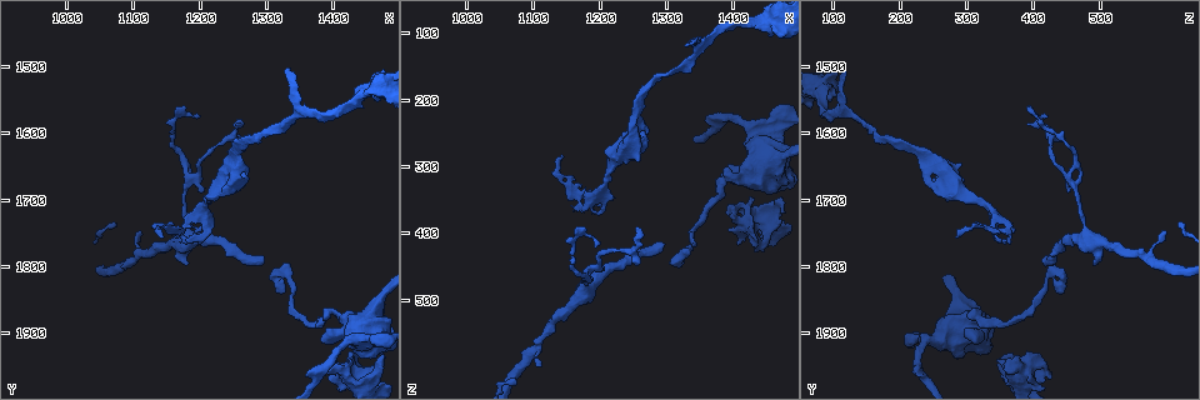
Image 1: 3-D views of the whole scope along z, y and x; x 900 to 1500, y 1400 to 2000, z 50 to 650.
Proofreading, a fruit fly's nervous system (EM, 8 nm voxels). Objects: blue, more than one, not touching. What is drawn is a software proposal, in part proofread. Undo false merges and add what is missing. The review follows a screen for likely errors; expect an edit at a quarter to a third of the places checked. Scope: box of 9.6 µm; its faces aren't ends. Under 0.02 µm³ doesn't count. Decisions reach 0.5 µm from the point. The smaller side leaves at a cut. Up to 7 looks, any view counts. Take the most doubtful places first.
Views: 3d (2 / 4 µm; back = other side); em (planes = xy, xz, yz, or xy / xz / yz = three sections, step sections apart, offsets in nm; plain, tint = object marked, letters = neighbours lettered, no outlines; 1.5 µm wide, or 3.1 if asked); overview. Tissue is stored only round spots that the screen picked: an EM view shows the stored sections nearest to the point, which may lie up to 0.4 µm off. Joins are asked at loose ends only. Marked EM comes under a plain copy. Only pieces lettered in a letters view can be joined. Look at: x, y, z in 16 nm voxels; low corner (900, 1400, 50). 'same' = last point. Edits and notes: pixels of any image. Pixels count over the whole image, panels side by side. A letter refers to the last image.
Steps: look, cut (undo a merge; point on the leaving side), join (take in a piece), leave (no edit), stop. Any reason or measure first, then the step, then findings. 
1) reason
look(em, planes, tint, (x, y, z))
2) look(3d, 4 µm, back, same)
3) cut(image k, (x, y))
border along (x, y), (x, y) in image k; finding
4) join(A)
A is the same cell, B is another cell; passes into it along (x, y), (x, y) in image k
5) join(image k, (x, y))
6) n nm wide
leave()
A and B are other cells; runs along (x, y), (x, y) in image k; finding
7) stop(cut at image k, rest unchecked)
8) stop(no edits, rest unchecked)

thick turns thin
look(em, yz, step 4, tint, (1405, 1875, 320))

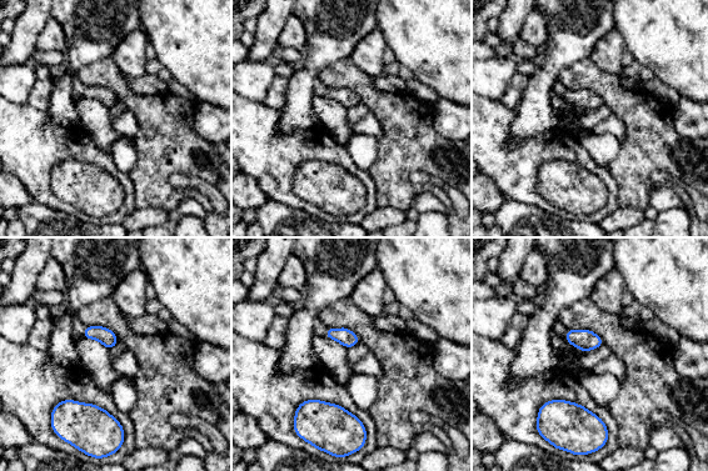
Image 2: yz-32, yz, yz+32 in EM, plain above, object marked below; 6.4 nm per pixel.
cut it another way
look(em, xz, step 8, tint, same)

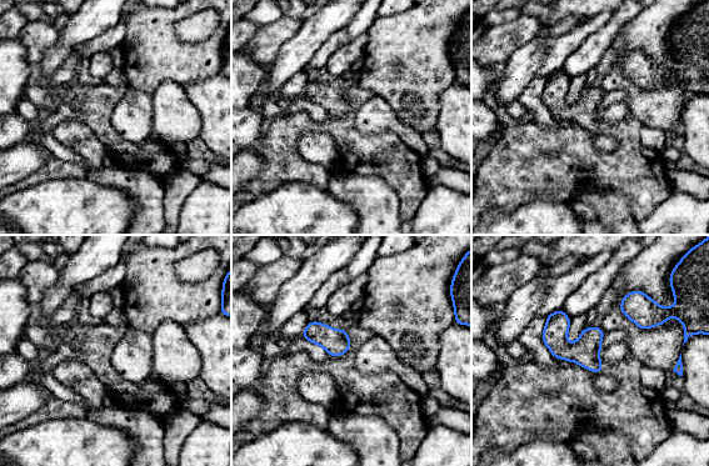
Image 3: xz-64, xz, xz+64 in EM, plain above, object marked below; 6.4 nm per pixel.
what lies round it
look(em, xz, step 8, letters, same)

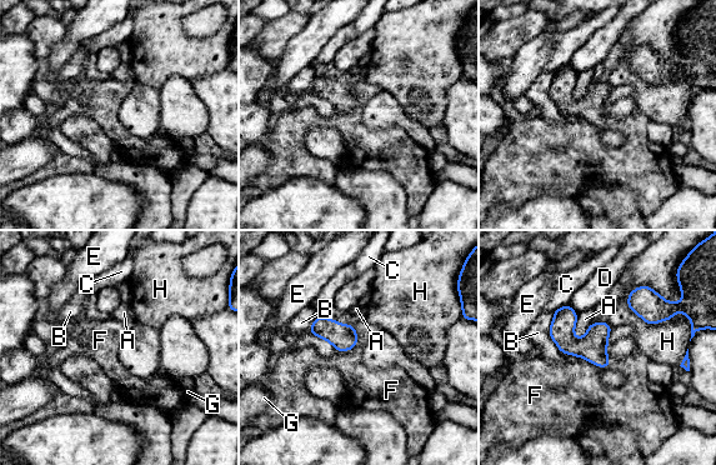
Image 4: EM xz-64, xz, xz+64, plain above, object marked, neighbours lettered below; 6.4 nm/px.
leave()
A, B, C, D, E, F, G and H are other cells; continuous, no second cell

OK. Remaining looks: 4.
look(em, planes, letters, (1330, 1505, 115))

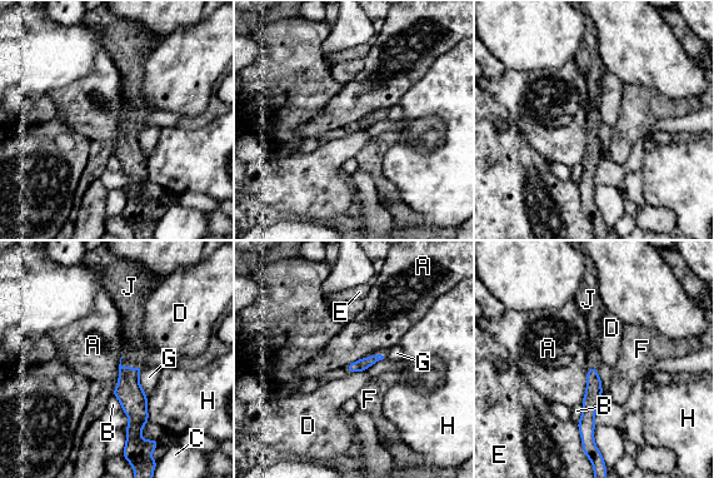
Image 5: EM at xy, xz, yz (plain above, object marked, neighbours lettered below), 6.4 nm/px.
A touches over 240 nm
join(J)
J is the same cell, A, B, C, D, E, F, G and H are other cells; passes into it along (362, 364), (378, 354), (384, 352) in image 5; the cell continues

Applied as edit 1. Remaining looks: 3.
free end
look(3d, 2 µm, (1430, 1955, 420))

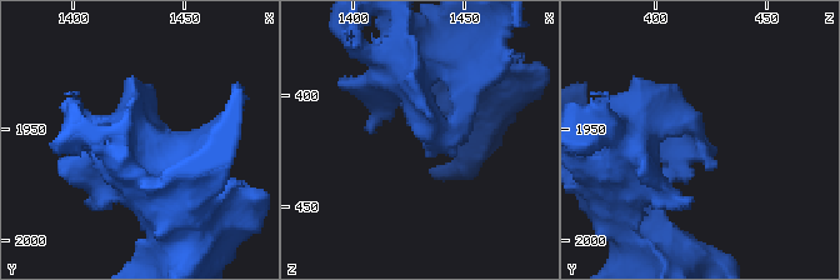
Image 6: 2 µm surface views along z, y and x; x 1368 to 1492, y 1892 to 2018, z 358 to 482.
look(em, xy, step 8, letters, (1433, 1954, 420))

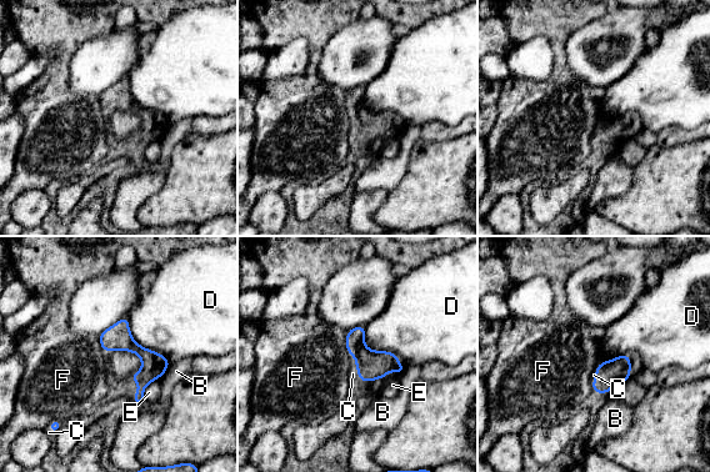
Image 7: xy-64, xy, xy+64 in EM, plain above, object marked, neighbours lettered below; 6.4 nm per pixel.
join(C)
C is the same cell, B, D, E and F are other cells; the cell continues

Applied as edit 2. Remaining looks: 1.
stop(join at image 5, join at image 7, rest unchecked)

